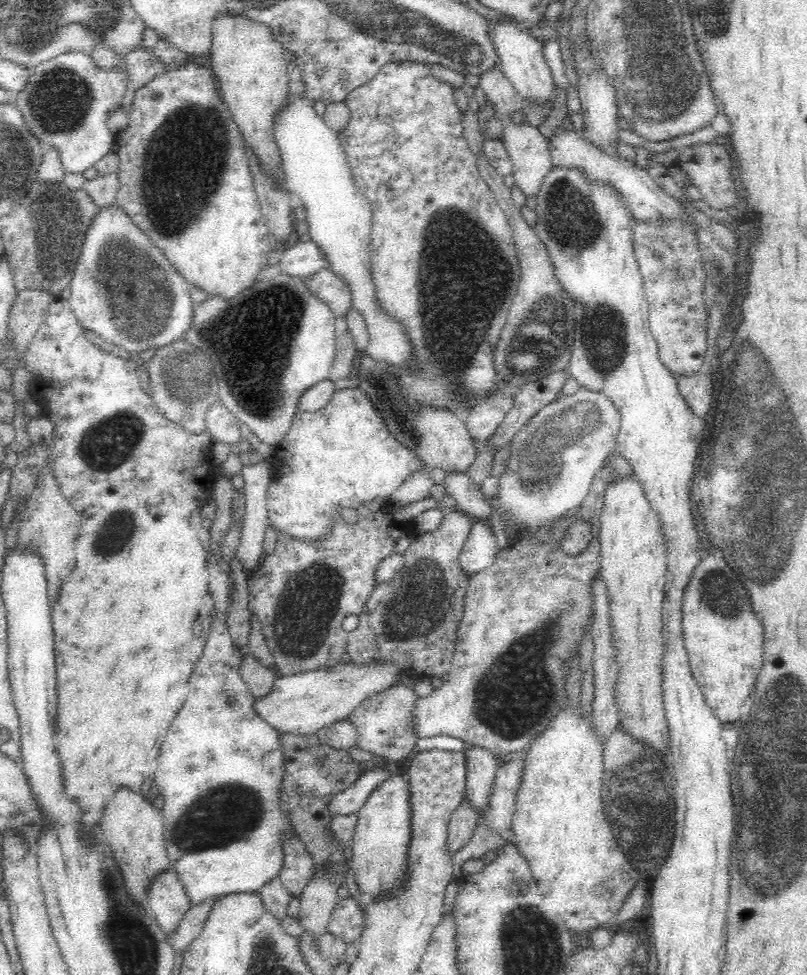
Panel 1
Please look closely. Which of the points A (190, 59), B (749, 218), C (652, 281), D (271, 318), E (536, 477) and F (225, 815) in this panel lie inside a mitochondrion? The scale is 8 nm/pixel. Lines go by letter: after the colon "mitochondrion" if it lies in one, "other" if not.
A: other
B: other
C: other
D: mitochondrion
E: mitochondrion
F: mitochondrion

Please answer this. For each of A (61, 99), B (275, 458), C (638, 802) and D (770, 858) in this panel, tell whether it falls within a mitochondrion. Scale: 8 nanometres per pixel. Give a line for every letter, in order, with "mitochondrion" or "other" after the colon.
A: mitochondrion
B: other
C: mitochondrion
D: mitochondrion

